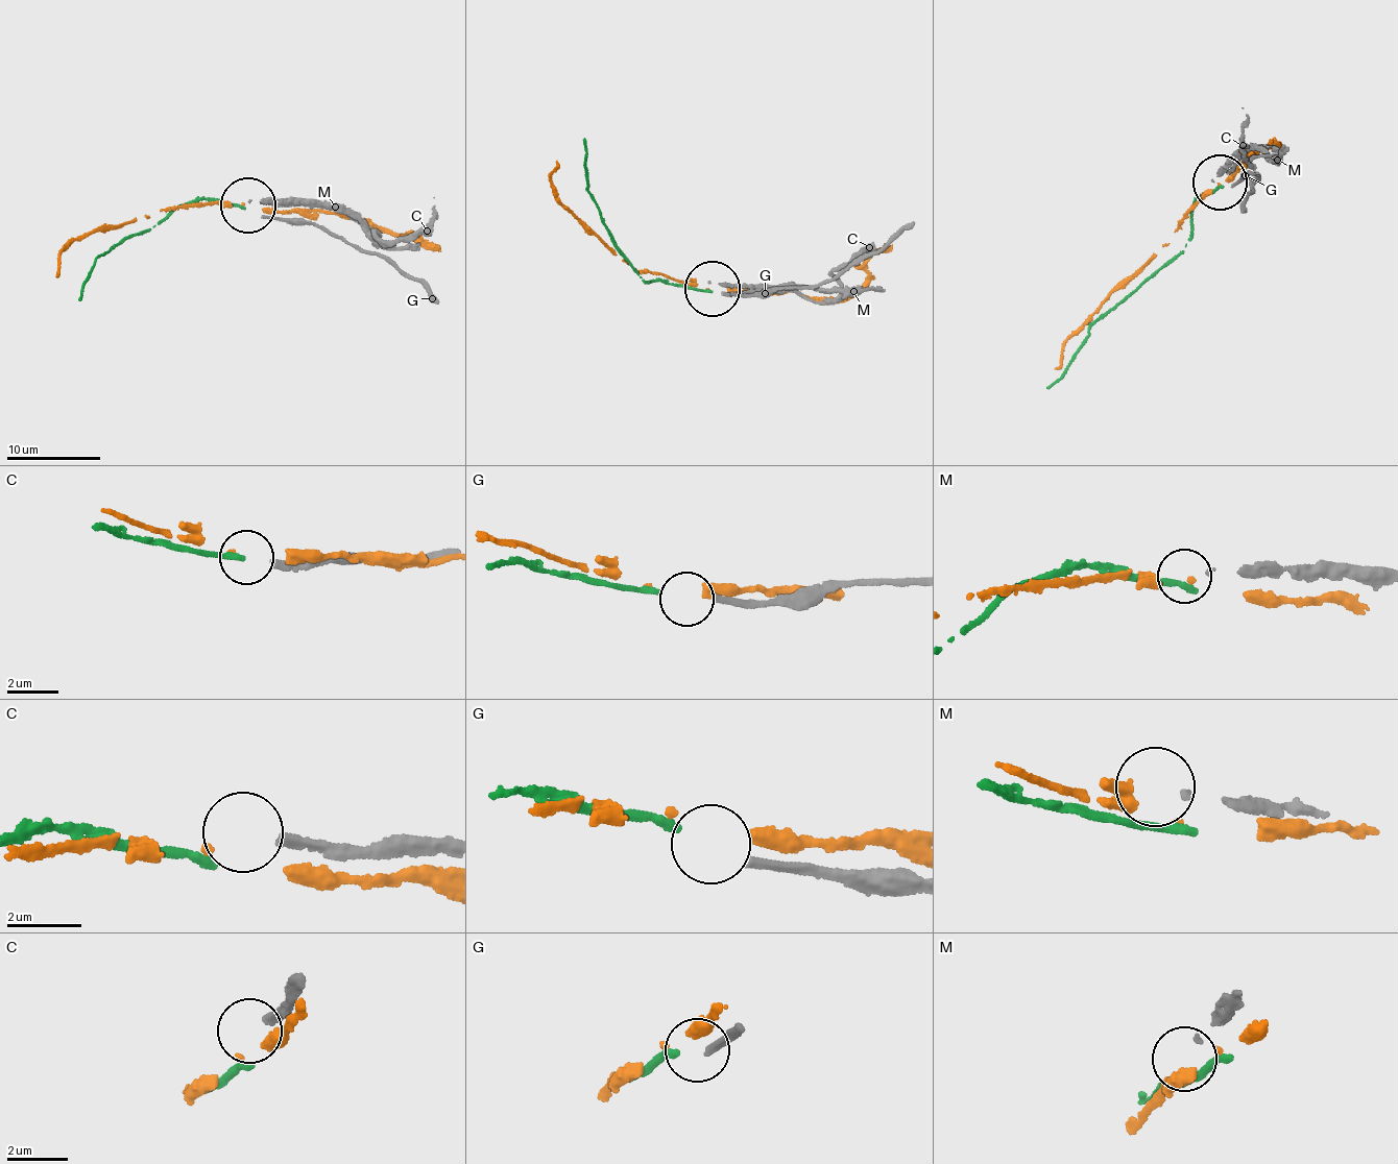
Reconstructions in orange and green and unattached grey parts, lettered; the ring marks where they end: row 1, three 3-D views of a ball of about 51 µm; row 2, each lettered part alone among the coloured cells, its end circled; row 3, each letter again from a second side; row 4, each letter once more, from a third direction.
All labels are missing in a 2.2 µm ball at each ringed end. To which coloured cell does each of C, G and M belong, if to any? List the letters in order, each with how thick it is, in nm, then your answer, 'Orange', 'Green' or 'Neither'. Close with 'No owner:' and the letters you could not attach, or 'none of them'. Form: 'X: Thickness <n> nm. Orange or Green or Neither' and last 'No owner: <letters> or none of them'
C: Thickness 280 nm. Neither
G: Thickness 240 nm. Green
M: Thickness 110 nm. Neither
No owner: C, M

